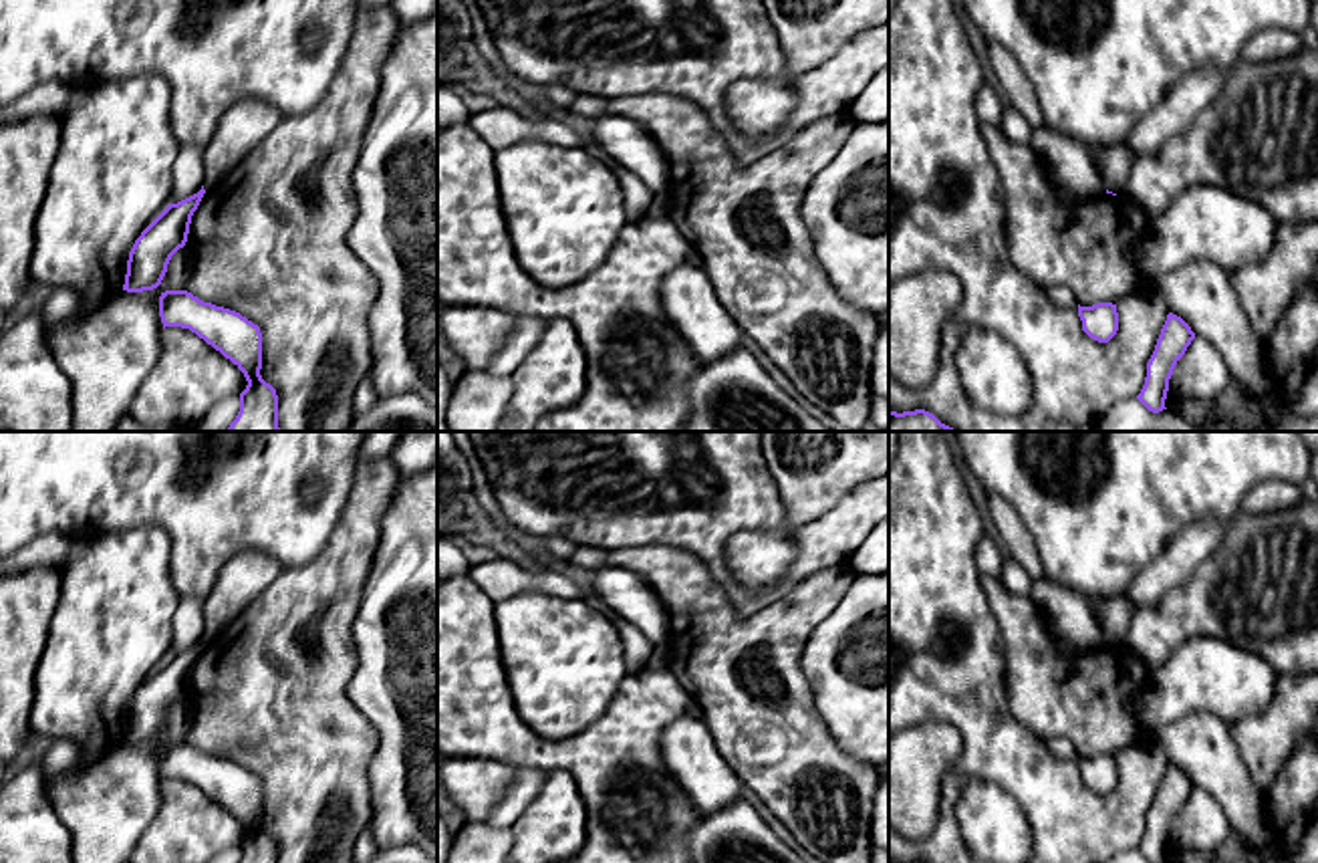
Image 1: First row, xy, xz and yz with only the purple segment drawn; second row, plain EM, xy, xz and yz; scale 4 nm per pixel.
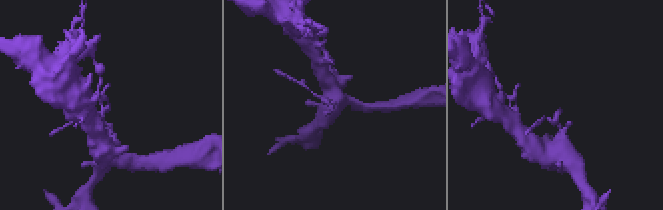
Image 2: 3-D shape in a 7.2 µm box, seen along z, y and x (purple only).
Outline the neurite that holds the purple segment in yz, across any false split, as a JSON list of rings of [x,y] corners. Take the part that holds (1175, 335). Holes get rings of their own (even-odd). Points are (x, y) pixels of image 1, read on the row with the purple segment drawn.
[[[1169,313],[1157,339],[1155,351],[1147,363],[1147,377],[1137,399],[1153,413],[1165,407],[1169,379],[1177,361],[1185,355],[1195,339],[1191,327],[1177,315]]]

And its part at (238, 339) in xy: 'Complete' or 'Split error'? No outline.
Complete

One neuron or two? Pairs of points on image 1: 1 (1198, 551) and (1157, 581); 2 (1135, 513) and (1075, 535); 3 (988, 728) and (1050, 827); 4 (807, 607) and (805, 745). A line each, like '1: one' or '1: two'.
1: one
2: one
3: one
4: one

